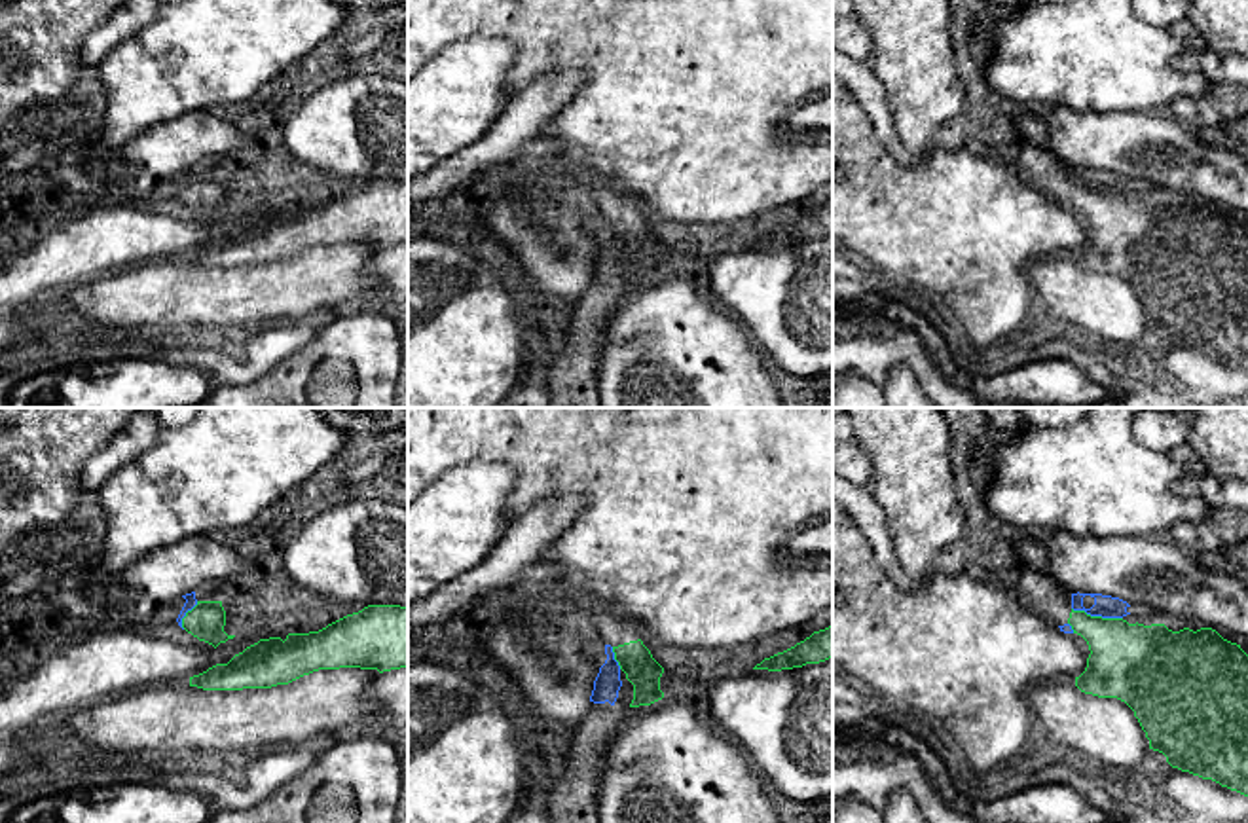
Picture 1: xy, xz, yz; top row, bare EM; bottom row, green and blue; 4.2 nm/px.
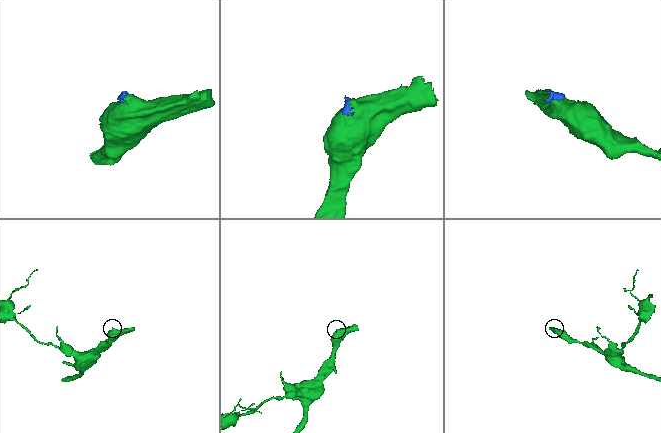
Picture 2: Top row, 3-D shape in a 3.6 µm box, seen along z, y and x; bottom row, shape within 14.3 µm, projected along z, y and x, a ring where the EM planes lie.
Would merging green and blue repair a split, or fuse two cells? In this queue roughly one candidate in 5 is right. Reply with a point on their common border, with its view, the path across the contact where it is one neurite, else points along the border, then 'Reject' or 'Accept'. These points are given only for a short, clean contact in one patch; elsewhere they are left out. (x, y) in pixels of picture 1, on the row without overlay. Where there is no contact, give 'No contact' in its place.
Touches green at yz (1097, 192). Boundary: yz (1072, 182), (1091, 190), (1121, 194). Reject

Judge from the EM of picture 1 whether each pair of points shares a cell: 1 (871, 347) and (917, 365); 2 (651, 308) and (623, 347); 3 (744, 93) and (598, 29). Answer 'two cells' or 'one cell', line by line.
1: one cell
2: one cell
3: one cell

